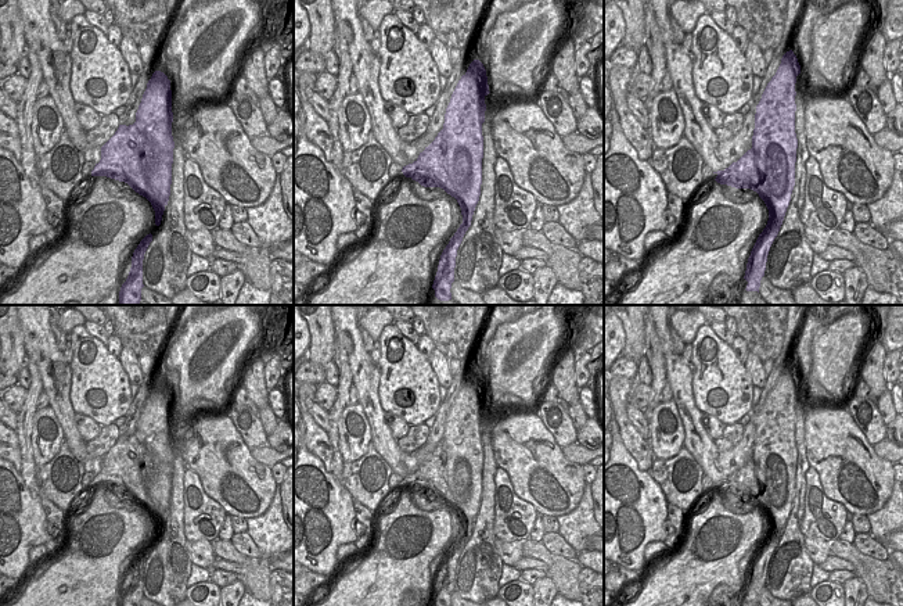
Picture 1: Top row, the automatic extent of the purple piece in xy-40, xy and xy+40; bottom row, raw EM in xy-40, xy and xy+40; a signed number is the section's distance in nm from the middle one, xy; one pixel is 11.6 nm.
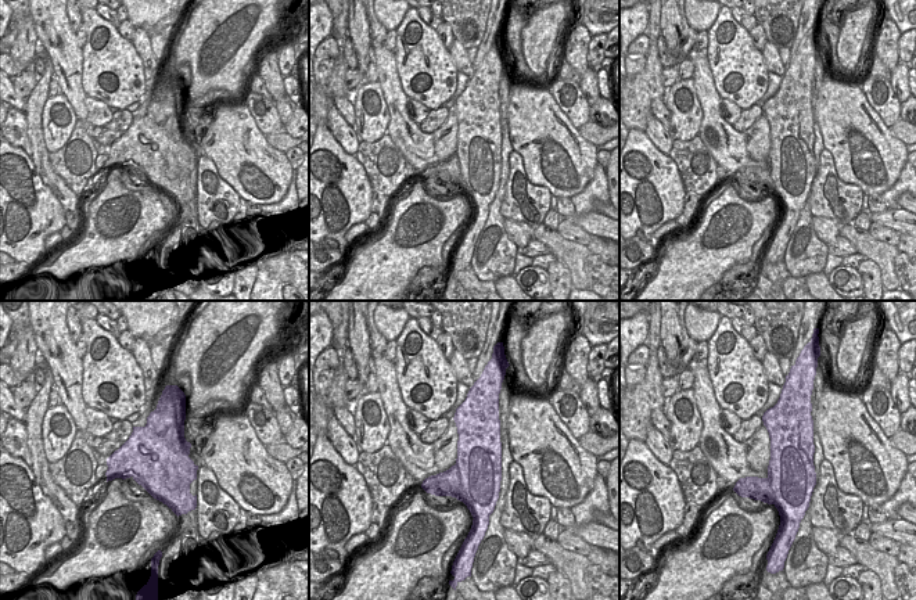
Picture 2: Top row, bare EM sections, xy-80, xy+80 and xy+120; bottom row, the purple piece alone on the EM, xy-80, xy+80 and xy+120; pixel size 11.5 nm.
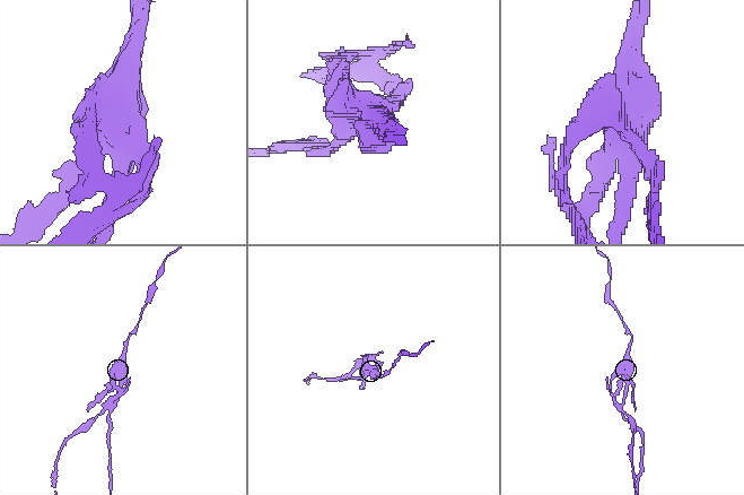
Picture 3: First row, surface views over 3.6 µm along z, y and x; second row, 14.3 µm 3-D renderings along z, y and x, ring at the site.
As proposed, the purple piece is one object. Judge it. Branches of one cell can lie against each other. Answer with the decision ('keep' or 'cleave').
cleave

